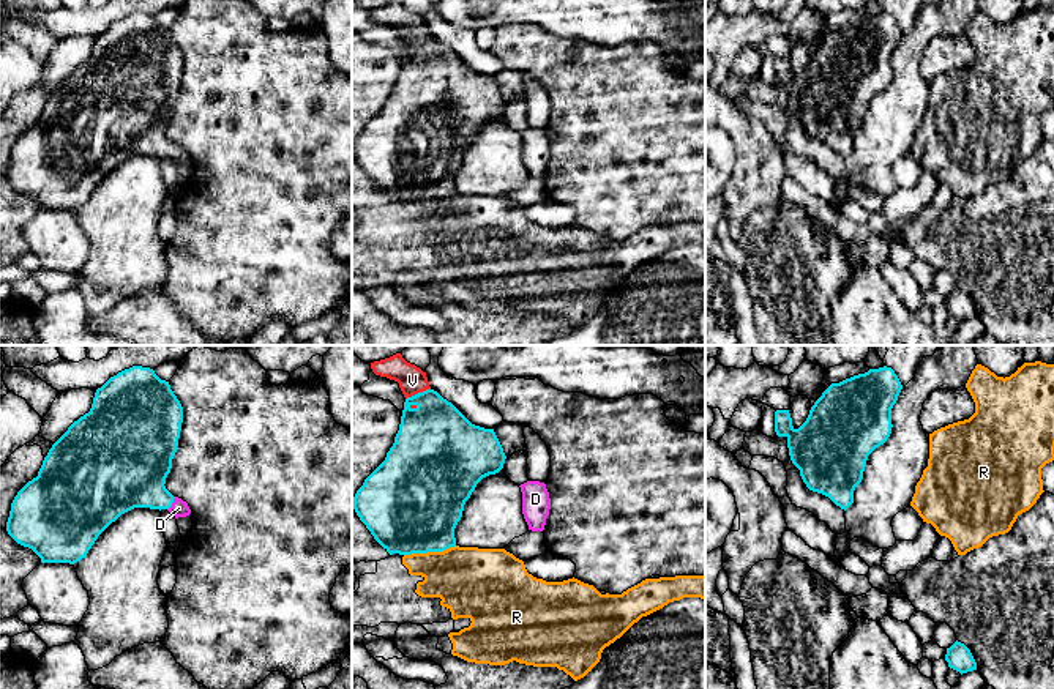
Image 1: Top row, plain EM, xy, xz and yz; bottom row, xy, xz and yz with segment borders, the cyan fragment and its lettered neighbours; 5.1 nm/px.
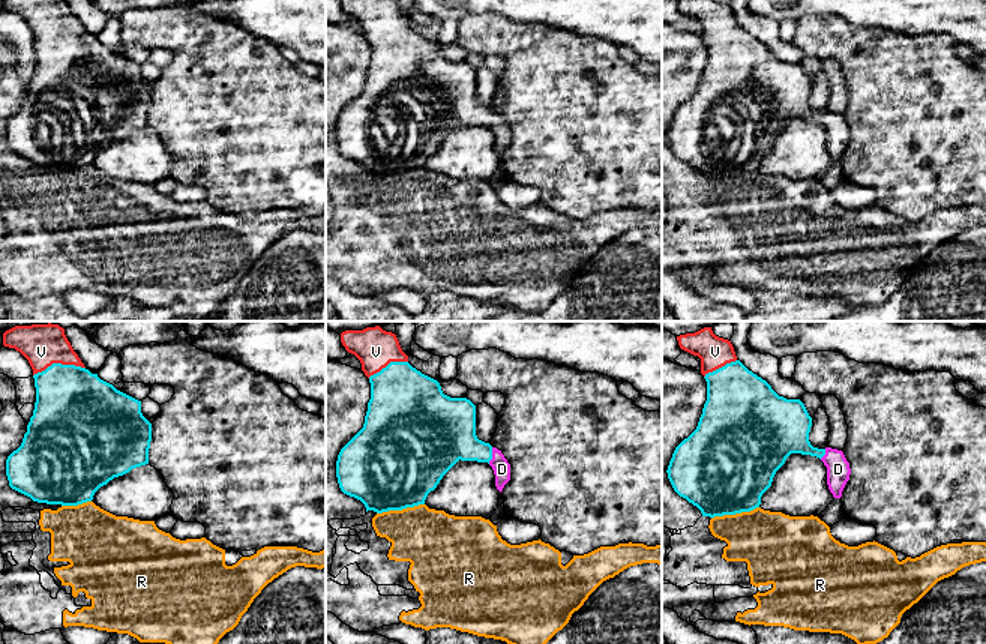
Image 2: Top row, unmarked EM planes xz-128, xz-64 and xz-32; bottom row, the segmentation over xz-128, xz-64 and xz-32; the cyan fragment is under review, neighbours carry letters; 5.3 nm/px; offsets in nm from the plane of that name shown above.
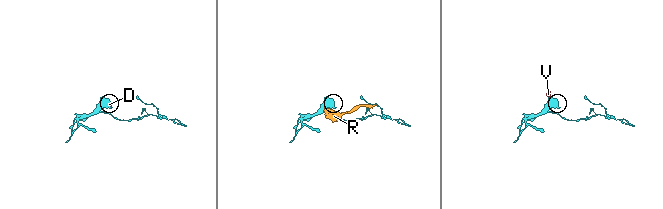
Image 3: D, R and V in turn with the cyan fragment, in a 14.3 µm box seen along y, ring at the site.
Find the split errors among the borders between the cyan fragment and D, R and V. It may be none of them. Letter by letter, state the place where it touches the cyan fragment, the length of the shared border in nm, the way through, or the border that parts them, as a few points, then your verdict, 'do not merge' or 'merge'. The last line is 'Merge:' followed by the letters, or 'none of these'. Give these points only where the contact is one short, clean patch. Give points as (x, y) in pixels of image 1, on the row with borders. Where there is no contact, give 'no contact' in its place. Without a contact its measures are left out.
D: contact xy (172, 502); length 80 nm; way xy (133, 473), (156, 497), (172, 502), (179, 508); merge
R: contact xz (429, 551); length 280 nm; do not merge
V: contact xz (418, 393); length 140 nm; way xz (436, 439), (418, 393), (412, 380); merge
Merge: D, V

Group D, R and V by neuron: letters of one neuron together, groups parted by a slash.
D V / R

